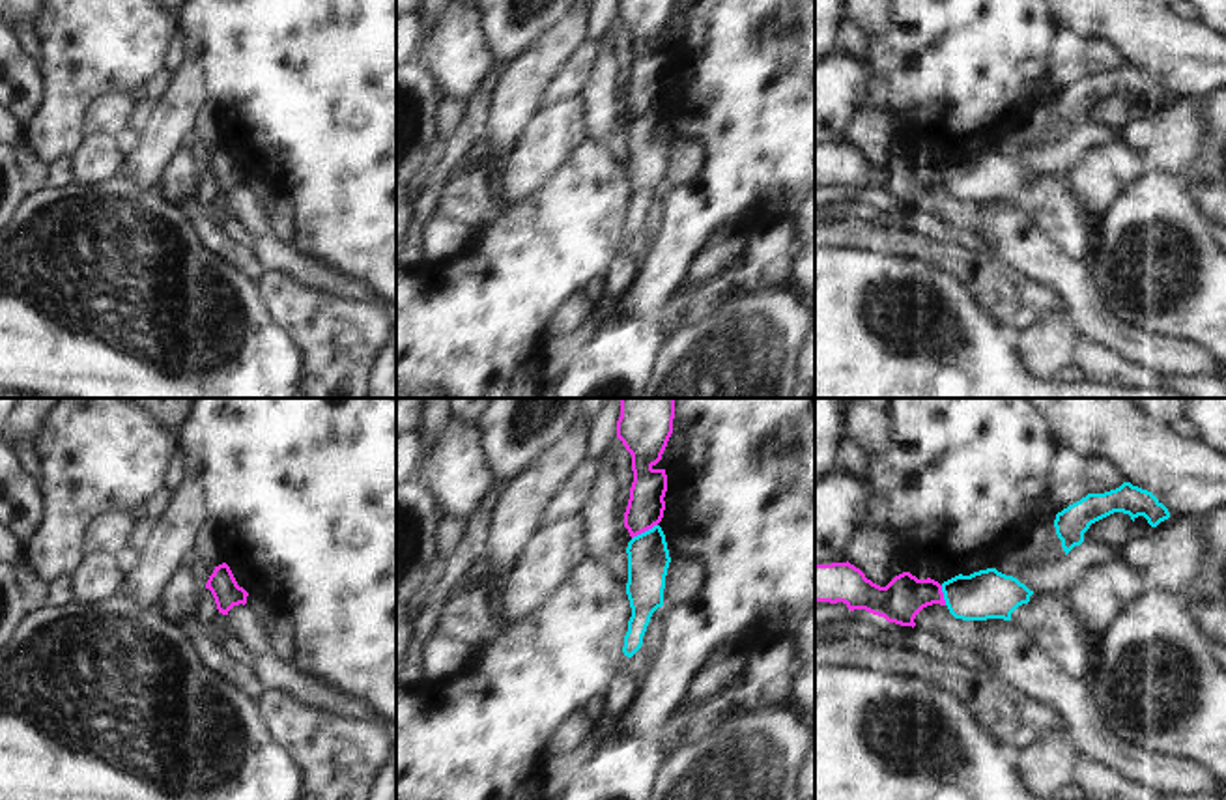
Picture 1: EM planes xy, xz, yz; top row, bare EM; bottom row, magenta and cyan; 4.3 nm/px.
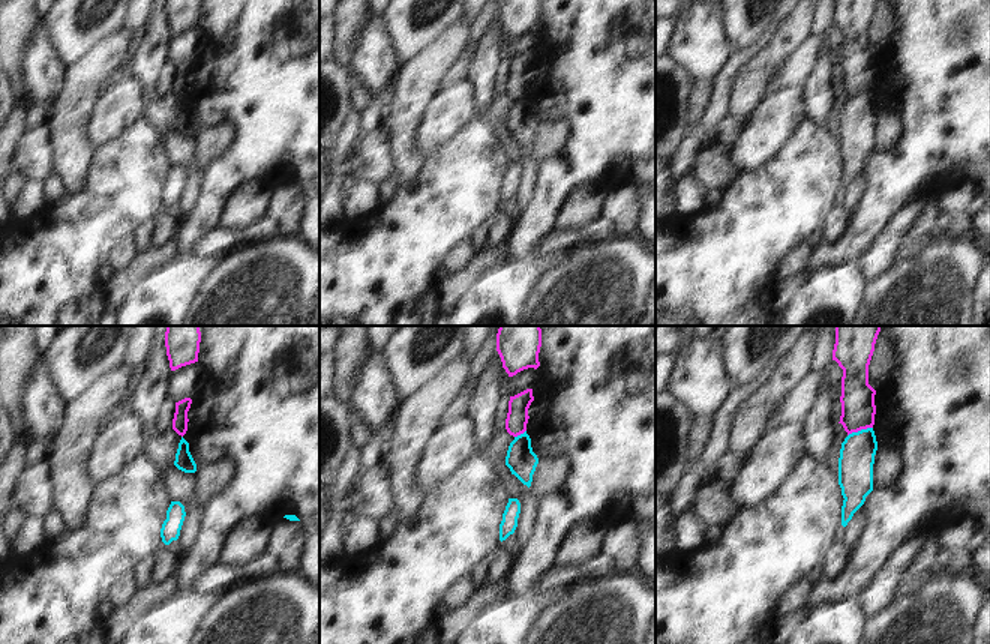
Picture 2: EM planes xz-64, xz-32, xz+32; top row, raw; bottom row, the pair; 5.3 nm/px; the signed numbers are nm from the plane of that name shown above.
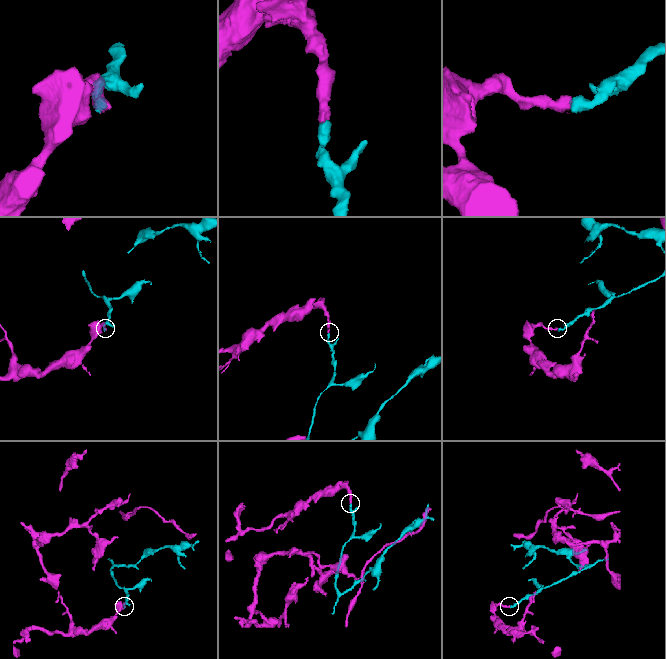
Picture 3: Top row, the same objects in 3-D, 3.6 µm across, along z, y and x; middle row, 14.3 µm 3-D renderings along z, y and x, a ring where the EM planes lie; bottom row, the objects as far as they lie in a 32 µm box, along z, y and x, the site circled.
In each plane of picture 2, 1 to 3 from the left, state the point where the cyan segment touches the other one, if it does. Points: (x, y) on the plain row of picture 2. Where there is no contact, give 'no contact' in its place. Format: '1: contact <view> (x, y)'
1: no contact
2: contact xz-32 (519, 98)
3: contact xz+32 (860, 93)

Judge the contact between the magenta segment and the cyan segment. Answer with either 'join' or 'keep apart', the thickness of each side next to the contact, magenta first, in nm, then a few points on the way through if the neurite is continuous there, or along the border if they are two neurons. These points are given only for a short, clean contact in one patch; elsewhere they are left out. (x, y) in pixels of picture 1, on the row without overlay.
keep apart; calibres 160 and 180 nm; border xz (656, 105), (632, 120)

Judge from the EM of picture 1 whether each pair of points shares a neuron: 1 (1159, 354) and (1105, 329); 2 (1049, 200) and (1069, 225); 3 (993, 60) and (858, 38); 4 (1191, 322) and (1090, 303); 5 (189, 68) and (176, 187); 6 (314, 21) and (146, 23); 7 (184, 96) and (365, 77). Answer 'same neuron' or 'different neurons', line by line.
1: same neuron
2: same neuron
3: different neurons
4: different neurons
5: different neurons
6: different neurons
7: different neurons

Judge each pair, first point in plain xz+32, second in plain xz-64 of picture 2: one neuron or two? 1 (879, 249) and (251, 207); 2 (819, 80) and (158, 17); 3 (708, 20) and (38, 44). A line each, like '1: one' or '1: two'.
1: one
2: one
3: one

